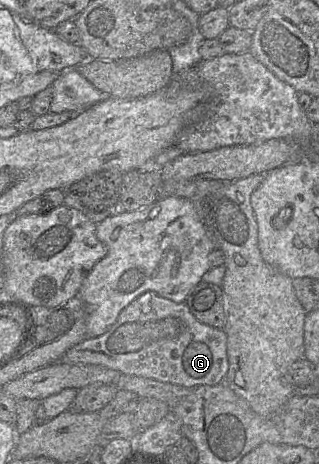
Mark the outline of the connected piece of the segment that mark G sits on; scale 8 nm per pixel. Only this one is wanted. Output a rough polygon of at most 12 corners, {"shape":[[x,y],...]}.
{"shape":[[152,291],[59,361],[223,383],[225,331]]}

